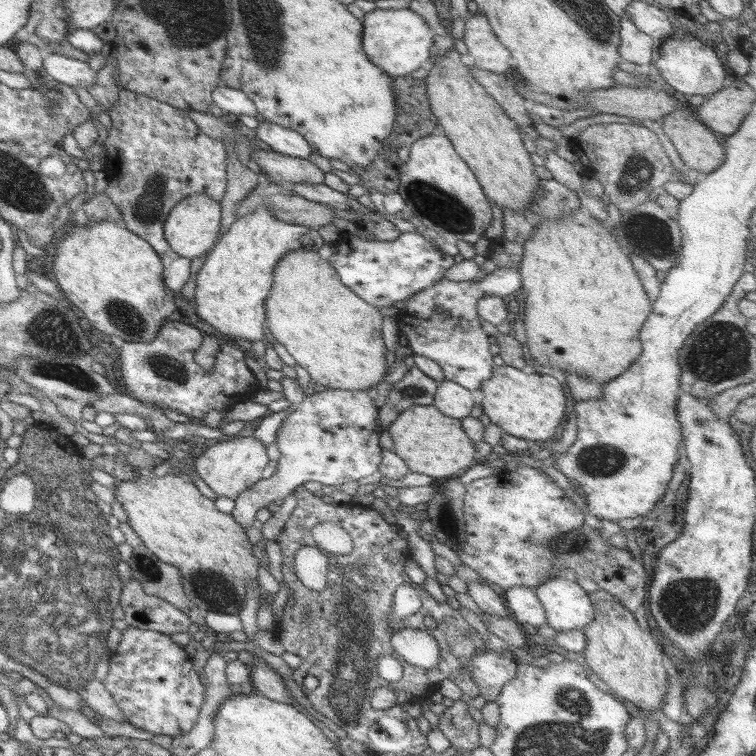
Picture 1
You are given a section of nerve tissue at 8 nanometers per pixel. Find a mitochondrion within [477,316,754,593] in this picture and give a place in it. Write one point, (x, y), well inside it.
(719, 352)

